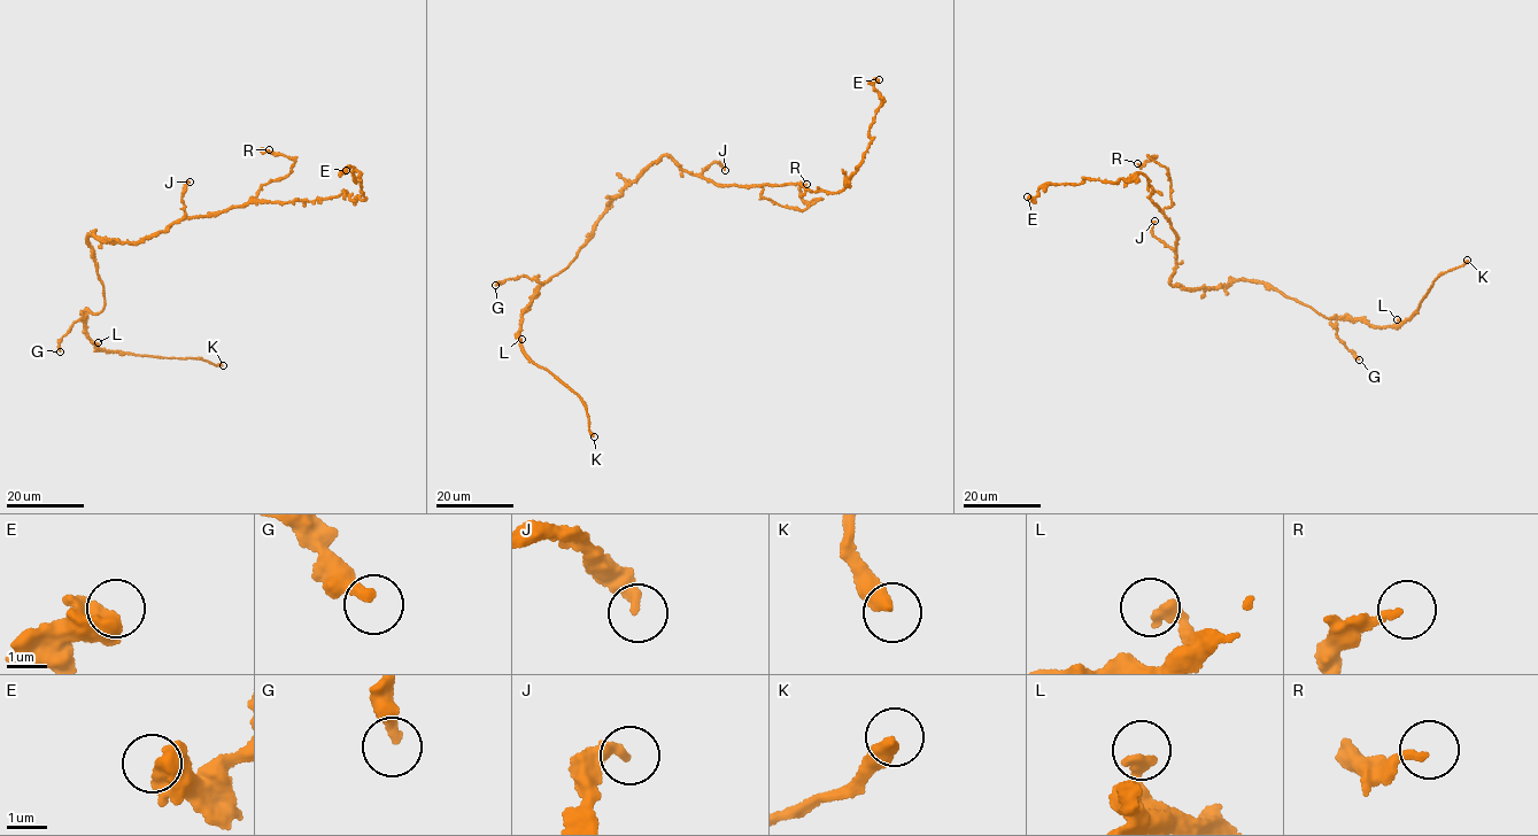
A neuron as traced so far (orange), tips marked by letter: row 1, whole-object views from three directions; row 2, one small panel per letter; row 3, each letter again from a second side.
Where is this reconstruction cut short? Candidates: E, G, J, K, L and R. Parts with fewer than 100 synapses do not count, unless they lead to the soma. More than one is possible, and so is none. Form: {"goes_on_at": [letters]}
{"goes_on_at": ["K"]}

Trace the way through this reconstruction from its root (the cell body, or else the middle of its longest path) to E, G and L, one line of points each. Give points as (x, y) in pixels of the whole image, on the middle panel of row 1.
E: (635, 182), (666, 155), (720, 184), (842, 191), (871, 141), (879, 79)
G: (635, 182), (610, 199), (592, 238), (567, 266), (548, 281), (519, 277), (495, 285)
L: (635, 182), (610, 199), (592, 238), (573, 262), (542, 284), (523, 314), (517, 340), (522, 339)

